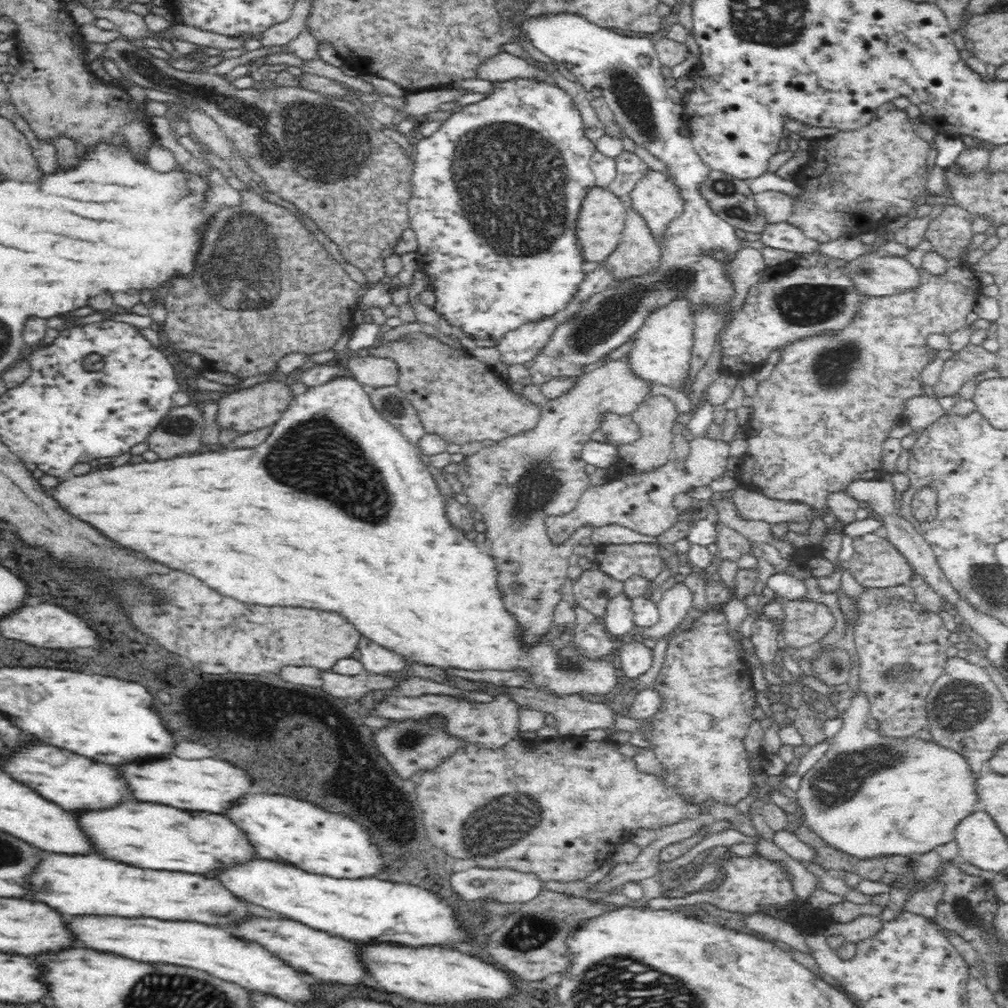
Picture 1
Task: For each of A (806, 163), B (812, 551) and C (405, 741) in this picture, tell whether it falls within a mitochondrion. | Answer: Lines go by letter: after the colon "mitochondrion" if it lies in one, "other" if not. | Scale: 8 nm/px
A: other
B: other
C: mitochondrion

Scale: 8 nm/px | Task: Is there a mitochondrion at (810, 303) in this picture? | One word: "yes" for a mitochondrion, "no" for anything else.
yes

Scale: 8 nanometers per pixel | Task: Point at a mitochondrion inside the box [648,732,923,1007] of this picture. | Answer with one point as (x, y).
(853, 768)

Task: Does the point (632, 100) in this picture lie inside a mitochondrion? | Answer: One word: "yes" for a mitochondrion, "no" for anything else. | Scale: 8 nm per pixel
yes

